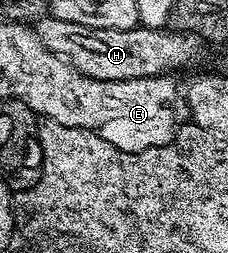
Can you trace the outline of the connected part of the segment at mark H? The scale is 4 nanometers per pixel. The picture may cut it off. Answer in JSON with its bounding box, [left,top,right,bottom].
[36,16,208,82]

